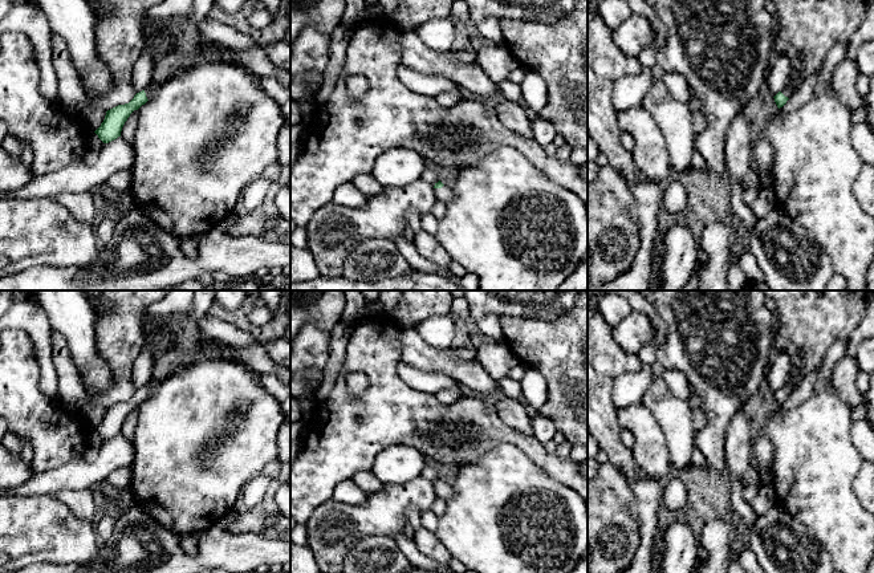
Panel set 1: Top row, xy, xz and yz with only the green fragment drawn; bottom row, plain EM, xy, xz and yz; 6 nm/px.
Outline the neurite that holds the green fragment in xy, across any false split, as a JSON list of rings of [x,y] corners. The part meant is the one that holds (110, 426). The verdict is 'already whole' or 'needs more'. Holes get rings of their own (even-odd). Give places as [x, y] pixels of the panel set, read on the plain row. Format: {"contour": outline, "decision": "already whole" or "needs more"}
{"contour": [[[167,348],[155,359],[151,379],[134,395],[125,402],[118,402],[106,409],[101,423],[94,428],[103,440],[109,440],[121,434],[122,424],[130,411],[145,402],[151,394],[151,386],[159,386],[166,378],[172,375],[175,367],[192,363],[194,358],[187,354],[178,353],[174,348]]], "decision": "needs more"}

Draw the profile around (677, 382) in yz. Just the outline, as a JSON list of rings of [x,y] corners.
[[[664,369],[662,378],[674,397],[684,402],[690,401],[690,383],[683,373],[675,369]]]

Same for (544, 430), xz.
[[[540,414],[532,418],[532,428],[533,428],[533,436],[542,444],[553,440],[557,432],[553,422],[549,418]]]

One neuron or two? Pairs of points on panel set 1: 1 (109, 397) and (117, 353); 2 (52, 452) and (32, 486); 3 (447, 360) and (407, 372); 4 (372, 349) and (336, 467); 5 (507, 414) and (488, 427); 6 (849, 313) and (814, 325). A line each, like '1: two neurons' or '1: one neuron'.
1: one neuron
2: two neurons
3: two neurons
4: one neuron
5: two neurons
6: one neuron

